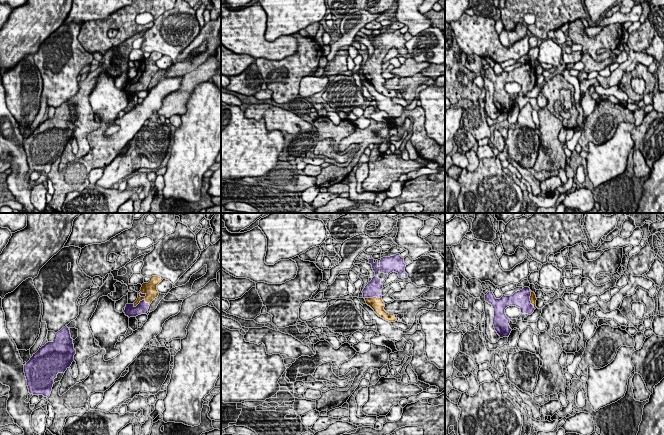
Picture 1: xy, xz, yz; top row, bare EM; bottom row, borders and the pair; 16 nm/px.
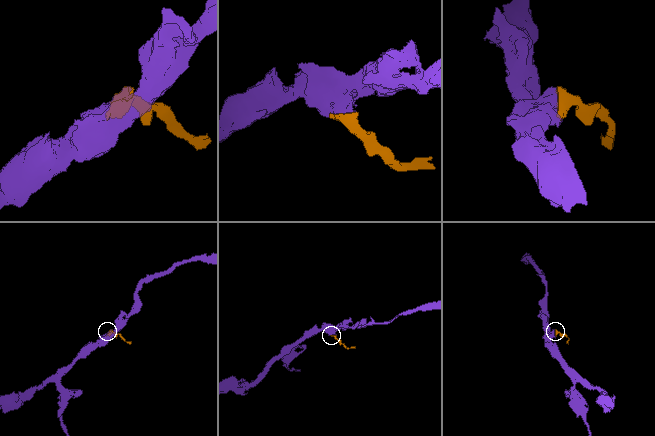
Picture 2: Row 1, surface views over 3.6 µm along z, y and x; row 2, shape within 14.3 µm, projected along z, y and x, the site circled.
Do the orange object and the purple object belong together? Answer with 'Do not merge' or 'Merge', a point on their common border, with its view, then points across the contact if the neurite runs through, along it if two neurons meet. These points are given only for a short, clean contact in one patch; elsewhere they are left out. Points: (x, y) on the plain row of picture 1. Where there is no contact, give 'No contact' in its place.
Merge. Touches orange at xy (141, 76)

